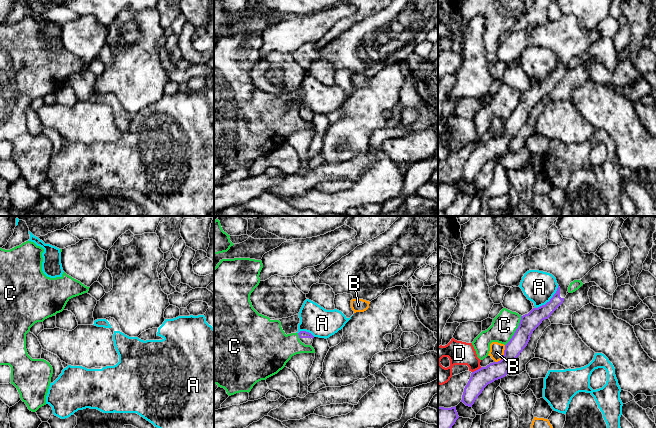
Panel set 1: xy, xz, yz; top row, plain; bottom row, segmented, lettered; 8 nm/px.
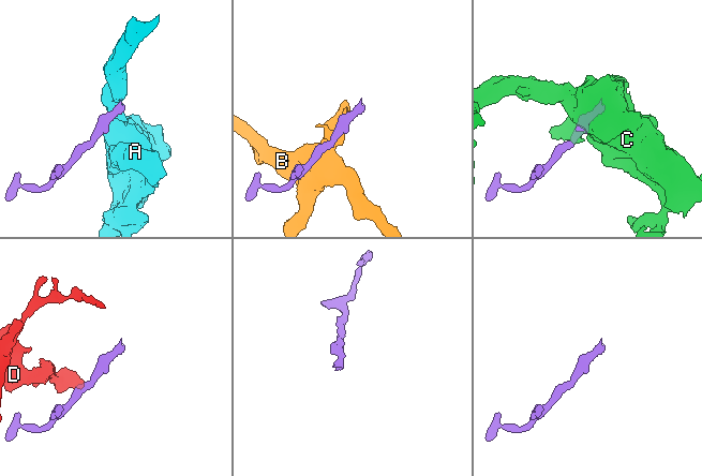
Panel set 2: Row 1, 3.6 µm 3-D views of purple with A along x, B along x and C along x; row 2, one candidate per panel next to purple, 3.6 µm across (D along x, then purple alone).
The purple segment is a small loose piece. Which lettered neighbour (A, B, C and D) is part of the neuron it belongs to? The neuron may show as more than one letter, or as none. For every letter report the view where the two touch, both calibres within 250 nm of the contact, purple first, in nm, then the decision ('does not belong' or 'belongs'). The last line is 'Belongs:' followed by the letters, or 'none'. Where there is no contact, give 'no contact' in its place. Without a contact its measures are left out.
A: meets purple in yz; 150 nm thick on the purple side, 260 nm on the other; does not belong
B: meets purple in yz; 150 nm thick on the purple side, 120 nm on the other; does not belong
C: meets purple in yz; 150 nm thick on the purple side, 200 nm on the other; does not belong
D: meets purple in yz; 150 nm thick on the purple side, 190 nm on the other; does not belong
Belongs: none

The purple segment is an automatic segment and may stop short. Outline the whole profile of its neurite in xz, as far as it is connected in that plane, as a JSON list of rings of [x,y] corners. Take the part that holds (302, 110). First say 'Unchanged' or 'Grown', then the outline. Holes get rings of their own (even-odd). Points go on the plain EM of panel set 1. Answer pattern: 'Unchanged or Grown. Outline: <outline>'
Grown. Outline: [[[300,107],[298,111],[302,119],[304,119],[305,121],[312,121],[314,112],[311,109]]]

